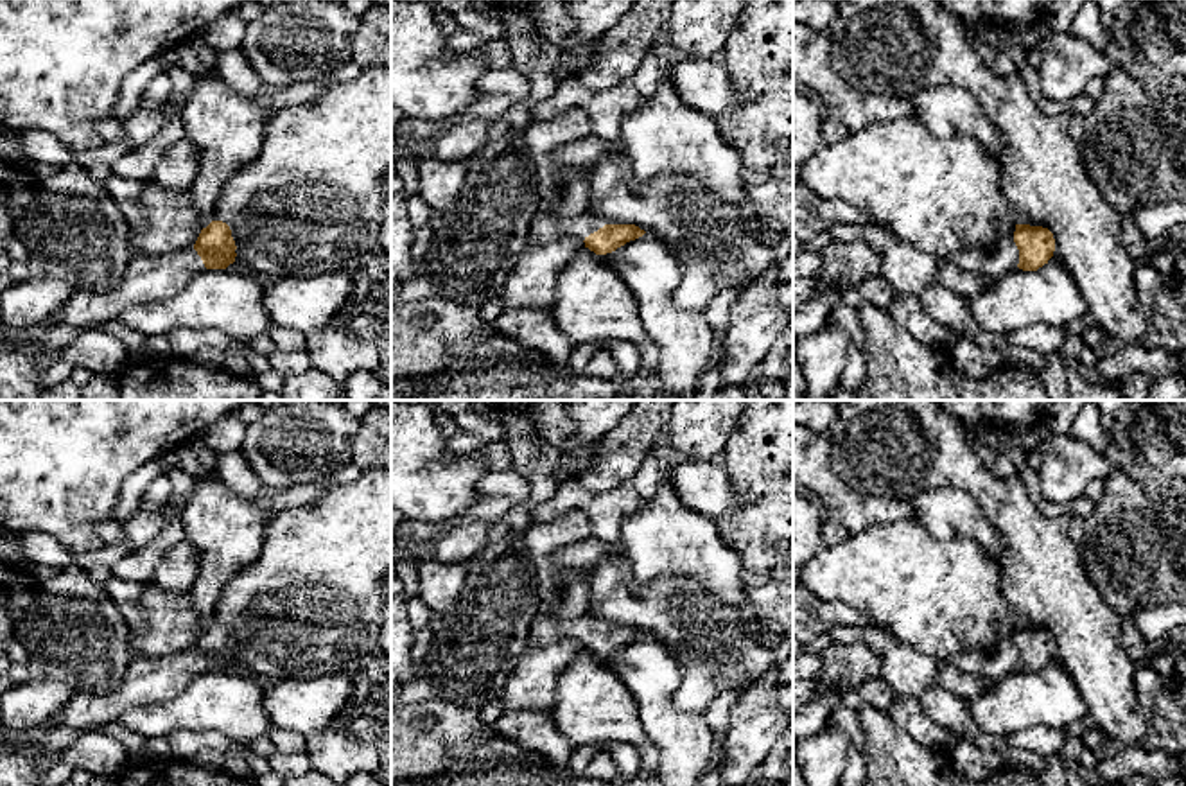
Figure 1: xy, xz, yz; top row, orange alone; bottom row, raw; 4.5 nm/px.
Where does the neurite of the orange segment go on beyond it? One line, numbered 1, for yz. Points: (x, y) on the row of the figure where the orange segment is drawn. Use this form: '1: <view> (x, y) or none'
1: none

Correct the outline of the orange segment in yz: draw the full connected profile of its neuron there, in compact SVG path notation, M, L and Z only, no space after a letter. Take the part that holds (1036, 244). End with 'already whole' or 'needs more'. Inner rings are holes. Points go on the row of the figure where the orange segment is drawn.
M1016 224L1014 242L1019 249L1017 267L1023 271L1037 271L1055 251L1053 233L1042 226Z; already whole

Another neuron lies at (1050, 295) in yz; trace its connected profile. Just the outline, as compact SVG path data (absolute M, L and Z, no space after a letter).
M1055 255L1037 271L1016 267L965 300L974 323L996 336L1030 325L1064 328L1089 314L1089 303L1075 276Z

